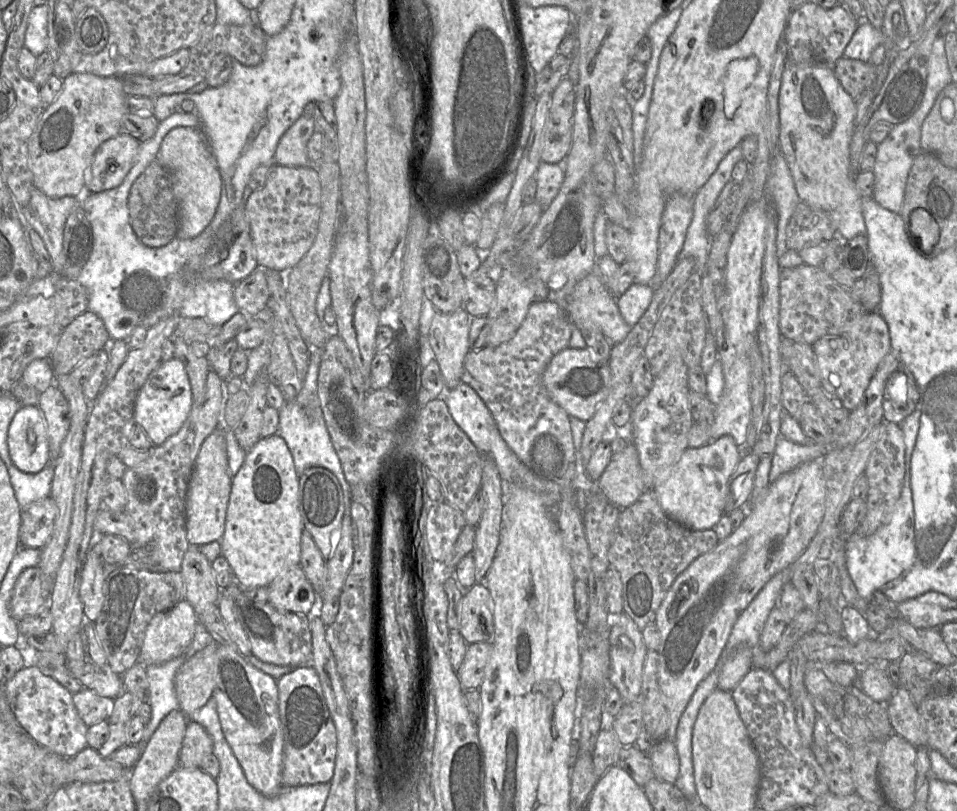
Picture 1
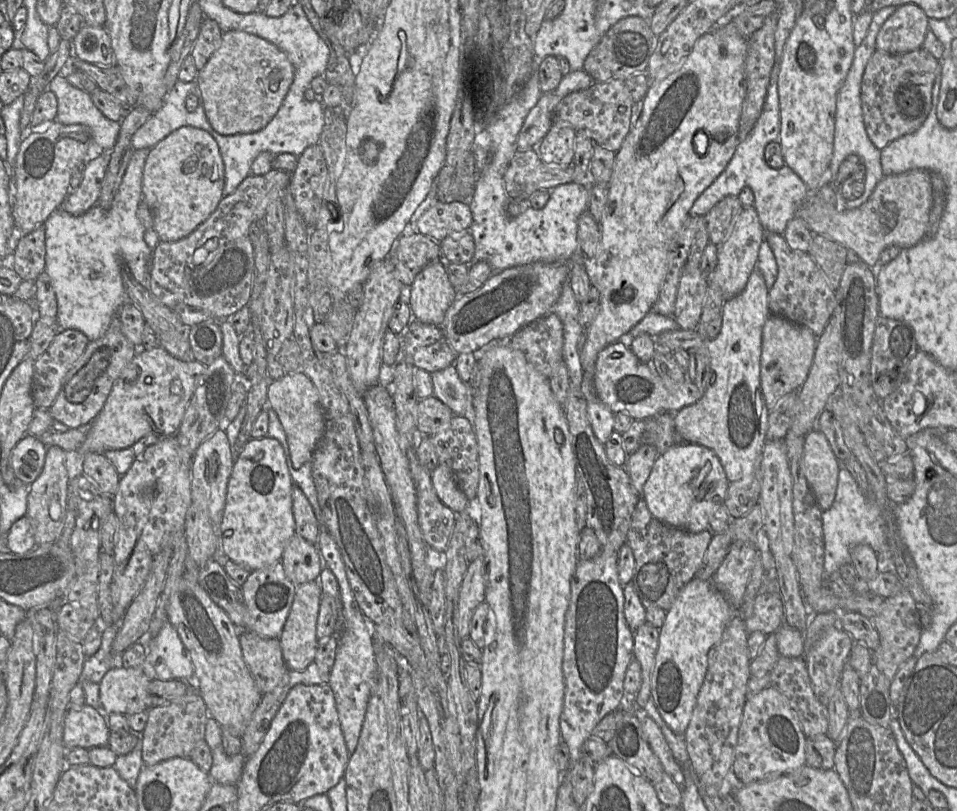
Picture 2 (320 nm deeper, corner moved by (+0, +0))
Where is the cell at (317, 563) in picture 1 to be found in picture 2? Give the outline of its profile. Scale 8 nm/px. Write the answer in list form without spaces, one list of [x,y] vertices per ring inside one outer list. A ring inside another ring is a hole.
[[[295,485],[292,491],[292,503],[295,534],[310,544],[316,545],[320,532],[320,524],[305,494]]]

